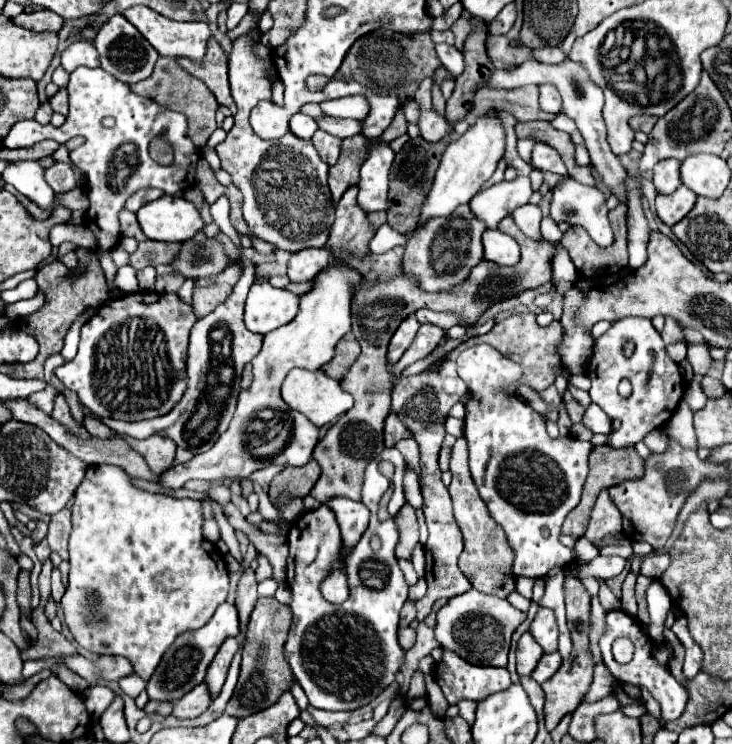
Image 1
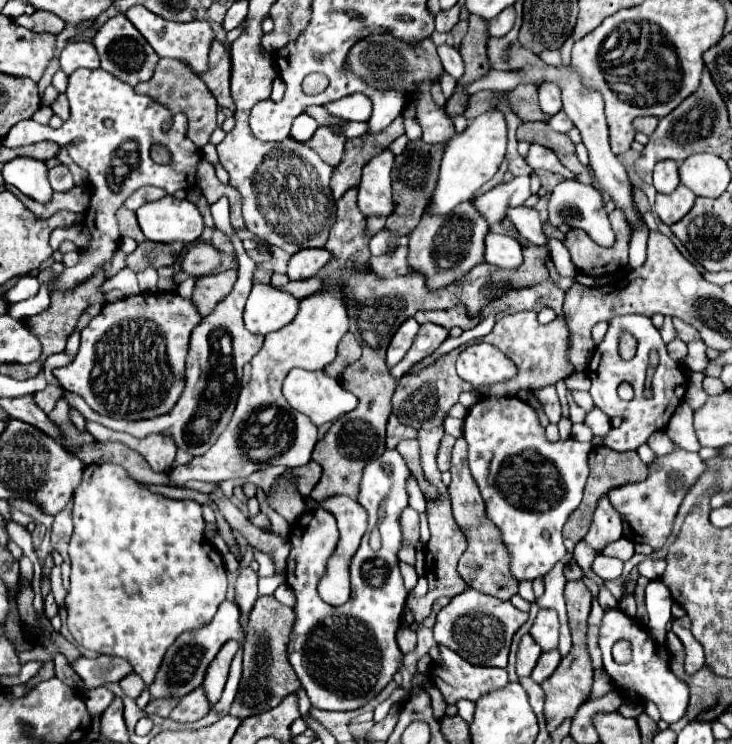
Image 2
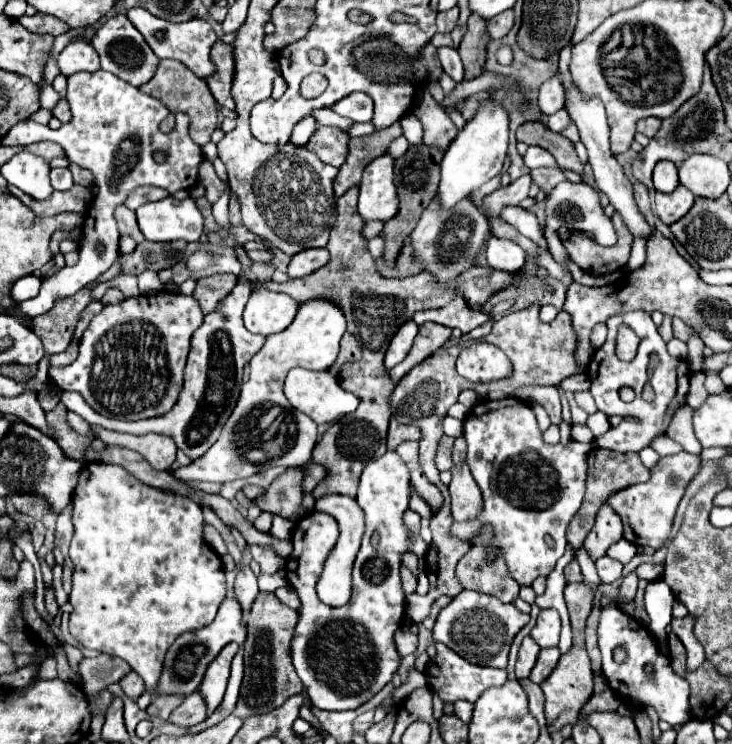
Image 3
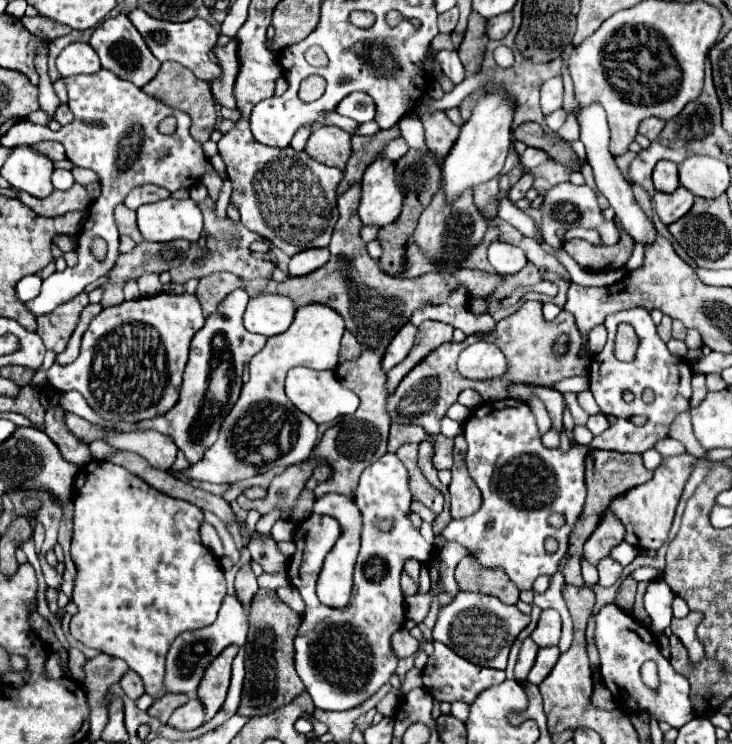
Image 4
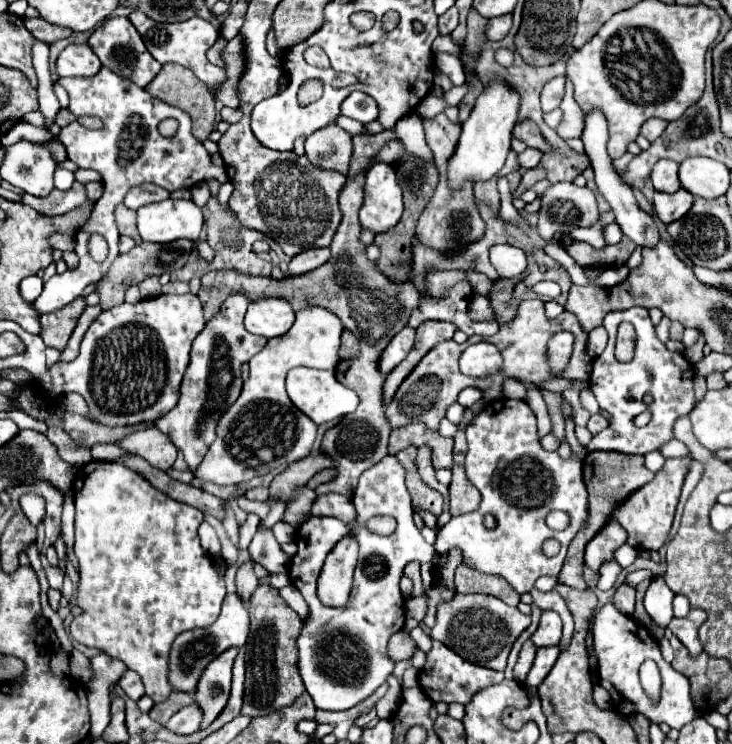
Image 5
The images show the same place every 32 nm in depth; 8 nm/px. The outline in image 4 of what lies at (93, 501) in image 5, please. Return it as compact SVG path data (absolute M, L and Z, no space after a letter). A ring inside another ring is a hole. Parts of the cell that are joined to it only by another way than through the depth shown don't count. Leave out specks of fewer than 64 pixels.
M98 460L80 468L72 502L74 536L70 556L76 564L72 602L78 612L70 620L70 634L88 648L122 658L142 678L146 692L152 698L160 698L166 694L162 678L170 644L186 630L210 626L226 596L222 566L200 540L202 510L188 500L154 490L122 466Z

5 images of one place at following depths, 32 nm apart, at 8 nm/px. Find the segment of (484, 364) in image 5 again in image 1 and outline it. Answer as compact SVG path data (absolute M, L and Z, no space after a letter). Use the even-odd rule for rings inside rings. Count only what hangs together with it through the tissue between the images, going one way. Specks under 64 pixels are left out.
M486 344L466 348L458 356L458 374L468 384L464 436L470 450L470 474L516 554L514 576L544 578L556 566L574 564L576 550L562 546L558 536L564 516L580 502L592 444L572 434L550 438L544 418L506 390L520 378L520 368L494 348ZM544 526L550 530L548 538L540 534Z

